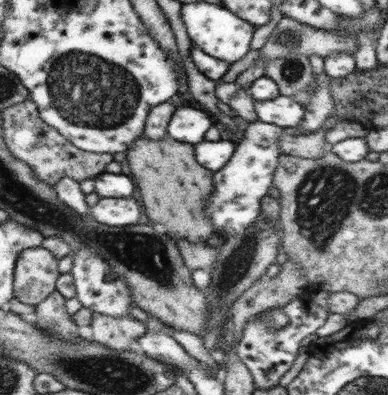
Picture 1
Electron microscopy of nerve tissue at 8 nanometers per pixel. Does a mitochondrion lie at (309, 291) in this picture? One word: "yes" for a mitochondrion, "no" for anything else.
no

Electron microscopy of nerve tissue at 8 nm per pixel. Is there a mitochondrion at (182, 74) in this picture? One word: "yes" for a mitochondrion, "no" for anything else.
no

